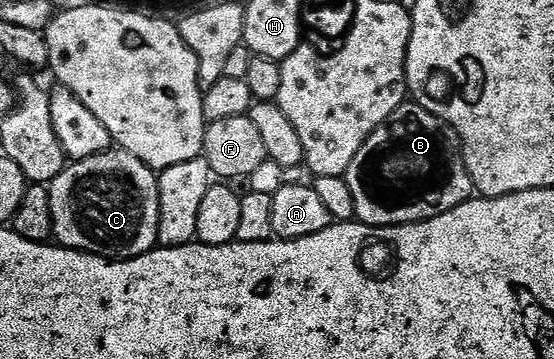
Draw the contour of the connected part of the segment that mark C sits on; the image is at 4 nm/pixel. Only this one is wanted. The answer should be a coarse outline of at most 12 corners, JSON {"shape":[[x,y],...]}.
{"shape":[[111,149],[49,189],[53,238],[115,261],[155,250],[158,175]]}

